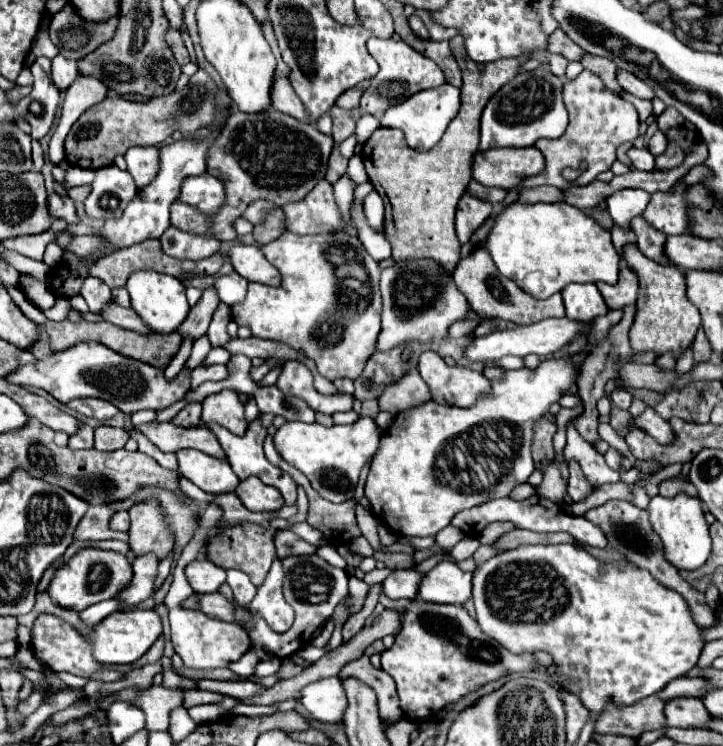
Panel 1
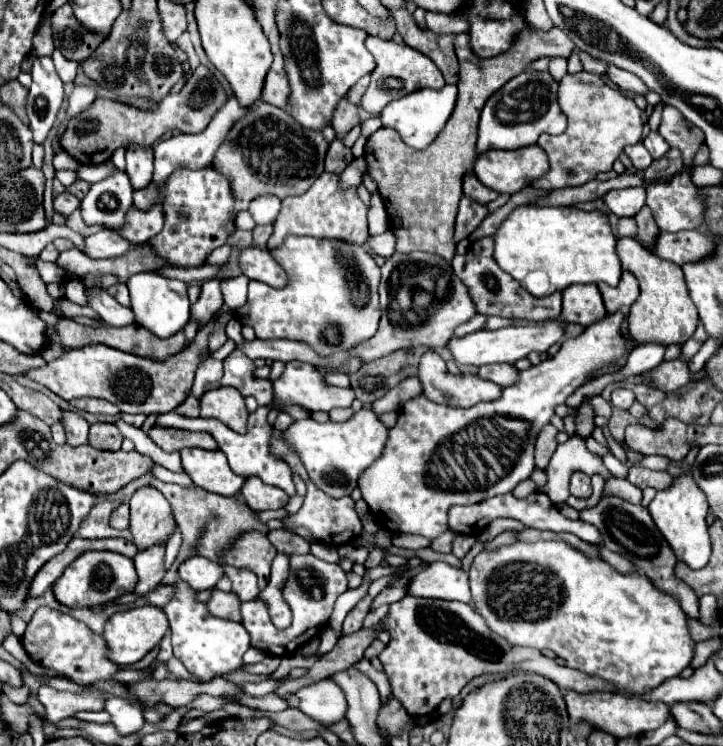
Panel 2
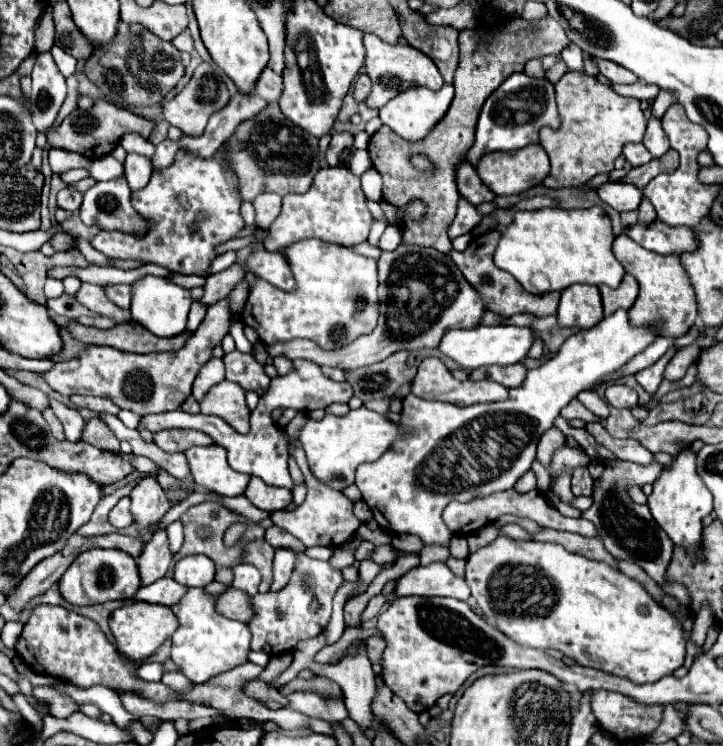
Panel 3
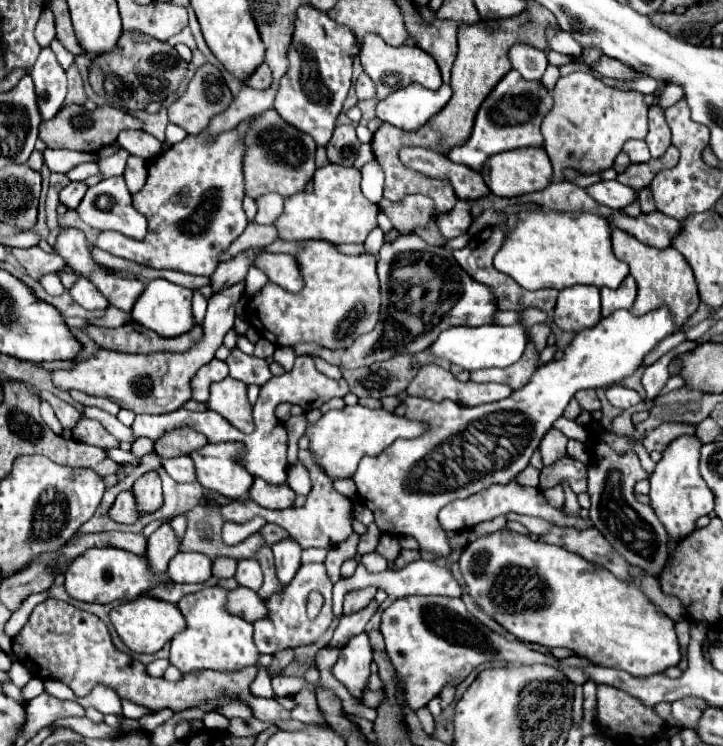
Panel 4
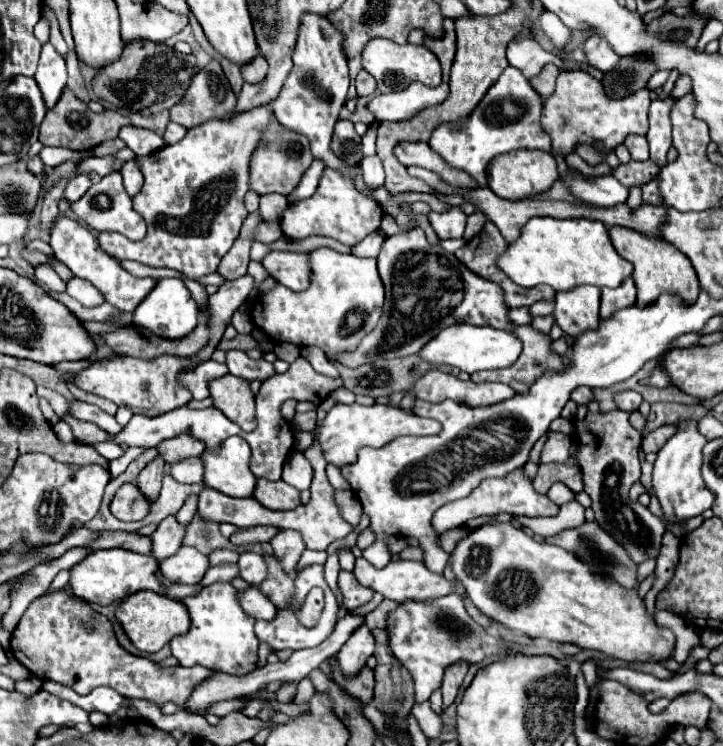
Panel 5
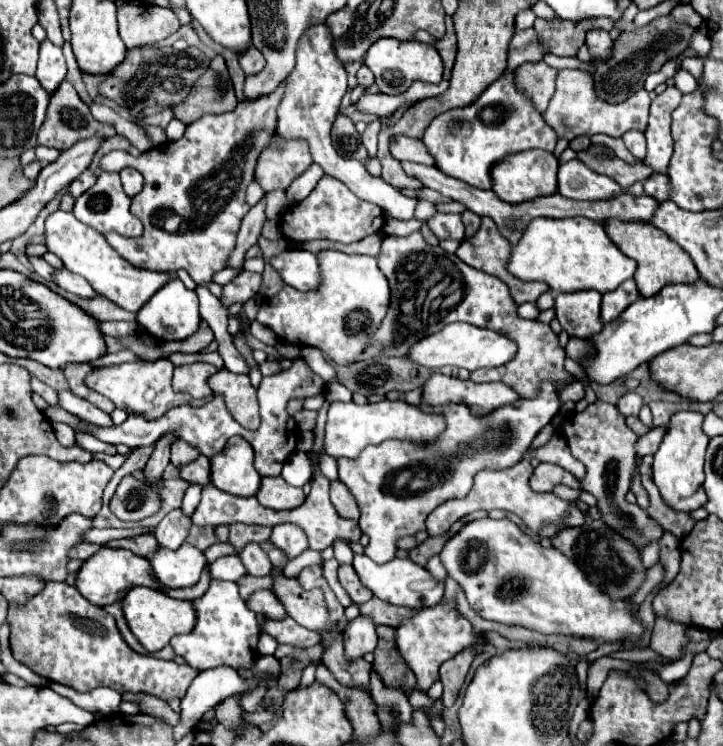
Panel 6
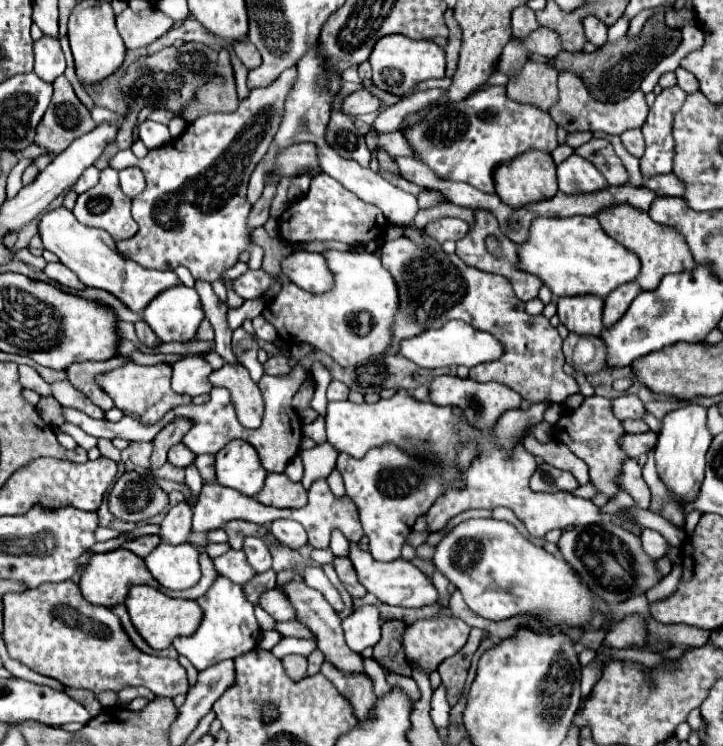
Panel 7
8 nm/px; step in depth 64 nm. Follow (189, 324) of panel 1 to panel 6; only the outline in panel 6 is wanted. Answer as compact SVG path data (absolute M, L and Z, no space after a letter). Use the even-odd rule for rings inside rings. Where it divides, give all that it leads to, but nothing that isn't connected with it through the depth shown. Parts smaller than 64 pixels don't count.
M262 198L258 204L254 204L250 208L250 212L244 216L242 220L242 226L240 226L240 232L238 232L238 242L236 242L236 248L228 260L228 266L230 268L242 268L244 264L244 254L250 246L256 244L260 232L262 232L262 226L266 222L266 198Z

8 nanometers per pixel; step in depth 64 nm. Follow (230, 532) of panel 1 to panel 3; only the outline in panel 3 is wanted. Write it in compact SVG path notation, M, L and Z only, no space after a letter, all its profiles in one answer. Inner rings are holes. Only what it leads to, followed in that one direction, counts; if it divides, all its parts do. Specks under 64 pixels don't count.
M256 540L250 542L246 546L246 554L242 562L254 564L260 574L262 574L262 584L260 584L260 592L270 592L270 584L272 584L272 558L274 558L274 548L266 542L266 540Z

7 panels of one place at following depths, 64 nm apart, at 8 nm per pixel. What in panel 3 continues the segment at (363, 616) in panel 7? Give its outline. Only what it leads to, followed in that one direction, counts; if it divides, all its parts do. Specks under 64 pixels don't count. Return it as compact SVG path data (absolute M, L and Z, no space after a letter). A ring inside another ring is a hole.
M366 642L356 644L356 656L344 656L340 664L314 668L316 674L328 676L336 684L340 684L344 692L344 704L350 712L350 718L360 724L362 730L370 728L374 722L370 704L374 698L374 672L366 652Z

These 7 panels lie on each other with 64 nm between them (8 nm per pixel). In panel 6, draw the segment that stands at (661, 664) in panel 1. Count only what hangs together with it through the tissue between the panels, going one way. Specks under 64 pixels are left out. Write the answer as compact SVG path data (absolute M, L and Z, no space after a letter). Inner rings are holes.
M474 520L456 532L440 552L450 578L464 590L472 610L486 620L522 624L542 634L584 636L598 642L632 638L638 640L642 626L632 616L628 600L610 600L592 586L584 572L556 548L542 548L512 520Z

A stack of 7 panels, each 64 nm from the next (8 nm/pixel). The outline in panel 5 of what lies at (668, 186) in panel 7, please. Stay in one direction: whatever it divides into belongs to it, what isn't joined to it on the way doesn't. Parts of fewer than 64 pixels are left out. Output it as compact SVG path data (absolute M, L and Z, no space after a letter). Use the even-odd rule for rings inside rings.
M652 178L648 184L642 186L642 200L660 204L660 188L656 188L656 178Z

